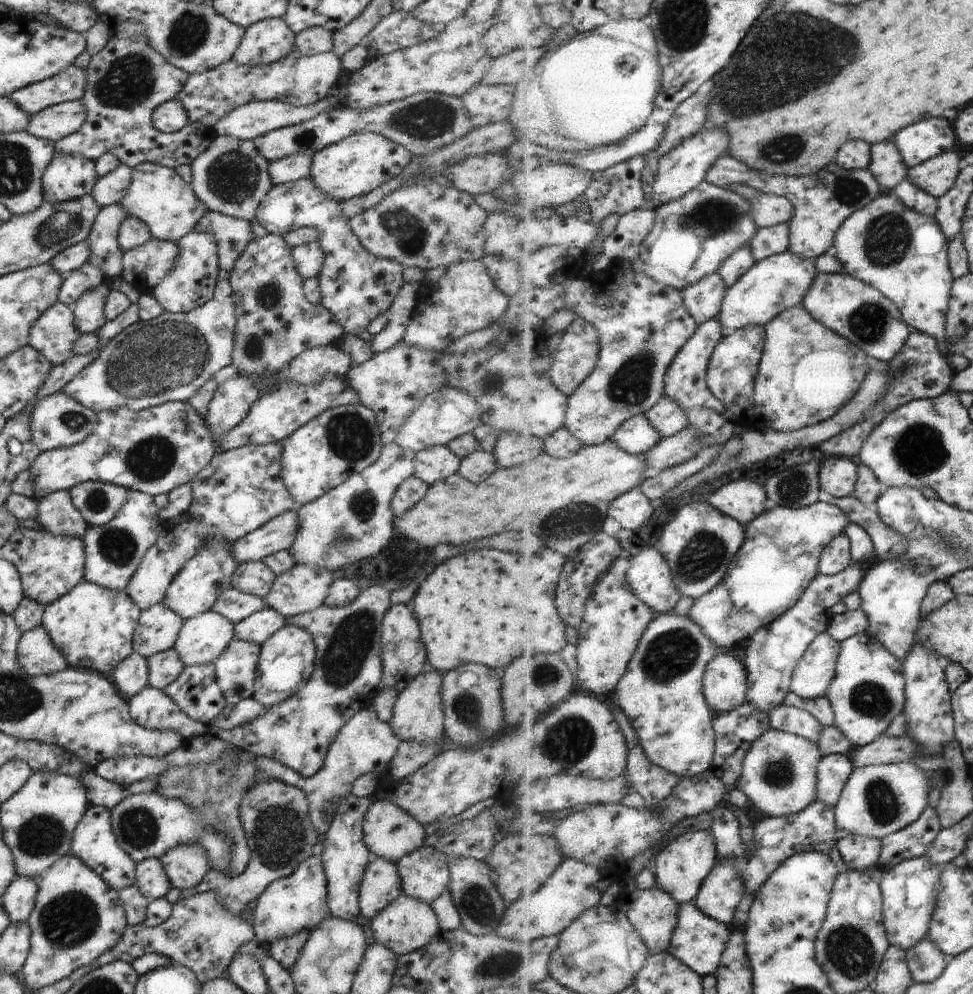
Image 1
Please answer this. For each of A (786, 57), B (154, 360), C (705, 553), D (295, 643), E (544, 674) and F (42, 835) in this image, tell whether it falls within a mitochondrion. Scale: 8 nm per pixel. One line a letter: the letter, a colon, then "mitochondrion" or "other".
A: mitochondrion
B: mitochondrion
C: mitochondrion
D: other
E: mitochondrion
F: mitochondrion

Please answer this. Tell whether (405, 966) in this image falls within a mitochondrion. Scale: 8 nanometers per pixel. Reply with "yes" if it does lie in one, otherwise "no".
no

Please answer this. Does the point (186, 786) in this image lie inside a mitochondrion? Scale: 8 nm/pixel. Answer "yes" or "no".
yes

